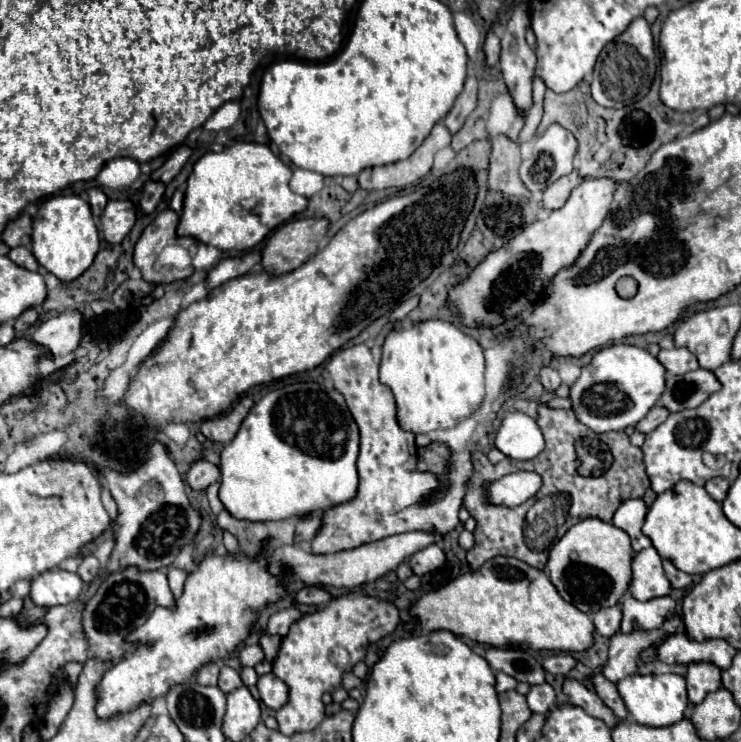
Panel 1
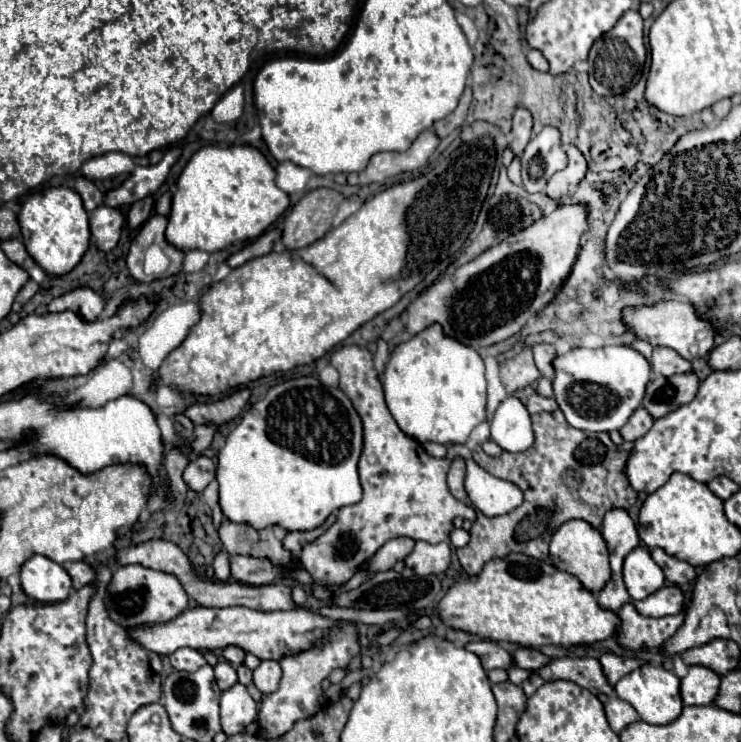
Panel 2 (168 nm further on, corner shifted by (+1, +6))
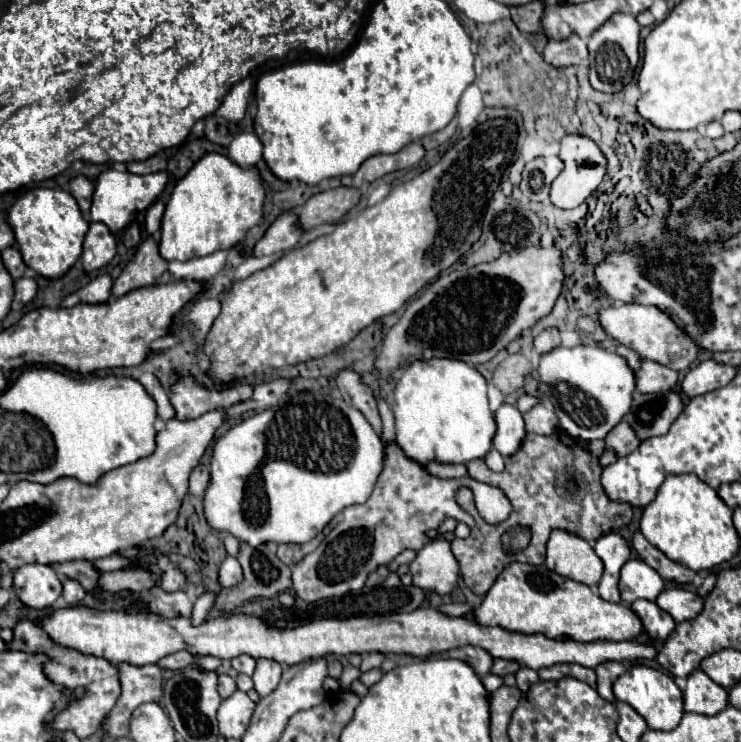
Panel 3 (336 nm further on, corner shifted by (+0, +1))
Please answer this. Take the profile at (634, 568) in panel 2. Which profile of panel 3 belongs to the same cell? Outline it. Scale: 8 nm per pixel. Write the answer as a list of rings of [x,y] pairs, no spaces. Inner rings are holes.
[[[630,559],[620,571],[618,589],[624,603],[634,603],[636,599],[654,601],[664,589],[664,579],[644,561]]]

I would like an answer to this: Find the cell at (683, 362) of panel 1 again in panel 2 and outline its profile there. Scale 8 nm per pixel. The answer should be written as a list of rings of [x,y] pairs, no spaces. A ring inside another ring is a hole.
[[[655,346],[653,348],[653,356],[651,356],[651,368],[663,376],[673,376],[679,372],[689,372],[691,370],[691,362],[685,358],[679,358],[679,354],[675,354],[675,350],[671,348],[663,348],[663,346]]]

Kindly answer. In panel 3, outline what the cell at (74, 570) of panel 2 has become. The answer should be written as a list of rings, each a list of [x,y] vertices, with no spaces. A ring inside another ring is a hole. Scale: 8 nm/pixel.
[[[66,579],[62,597],[68,605],[78,605],[78,601],[82,601],[86,597],[86,591],[84,591],[84,587],[80,587],[80,583],[76,583],[72,579]]]

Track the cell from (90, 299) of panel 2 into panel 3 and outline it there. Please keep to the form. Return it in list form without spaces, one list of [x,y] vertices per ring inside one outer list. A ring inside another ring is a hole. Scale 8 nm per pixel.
[[[98,275],[86,287],[68,295],[62,301],[62,307],[74,307],[80,303],[104,303],[110,299],[112,279],[110,275]]]

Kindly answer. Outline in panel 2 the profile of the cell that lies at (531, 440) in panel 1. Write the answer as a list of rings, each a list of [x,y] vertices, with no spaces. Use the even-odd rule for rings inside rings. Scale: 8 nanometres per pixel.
[[[507,396],[499,404],[491,420],[491,440],[507,452],[525,452],[533,446],[535,432],[531,426],[531,416],[519,398]]]

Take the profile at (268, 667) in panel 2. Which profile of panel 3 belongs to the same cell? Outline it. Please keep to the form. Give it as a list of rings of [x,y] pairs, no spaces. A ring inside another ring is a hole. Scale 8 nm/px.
[[[256,659],[256,669],[252,675],[254,689],[258,691],[260,697],[272,693],[282,677],[282,665],[272,661],[272,659]]]

